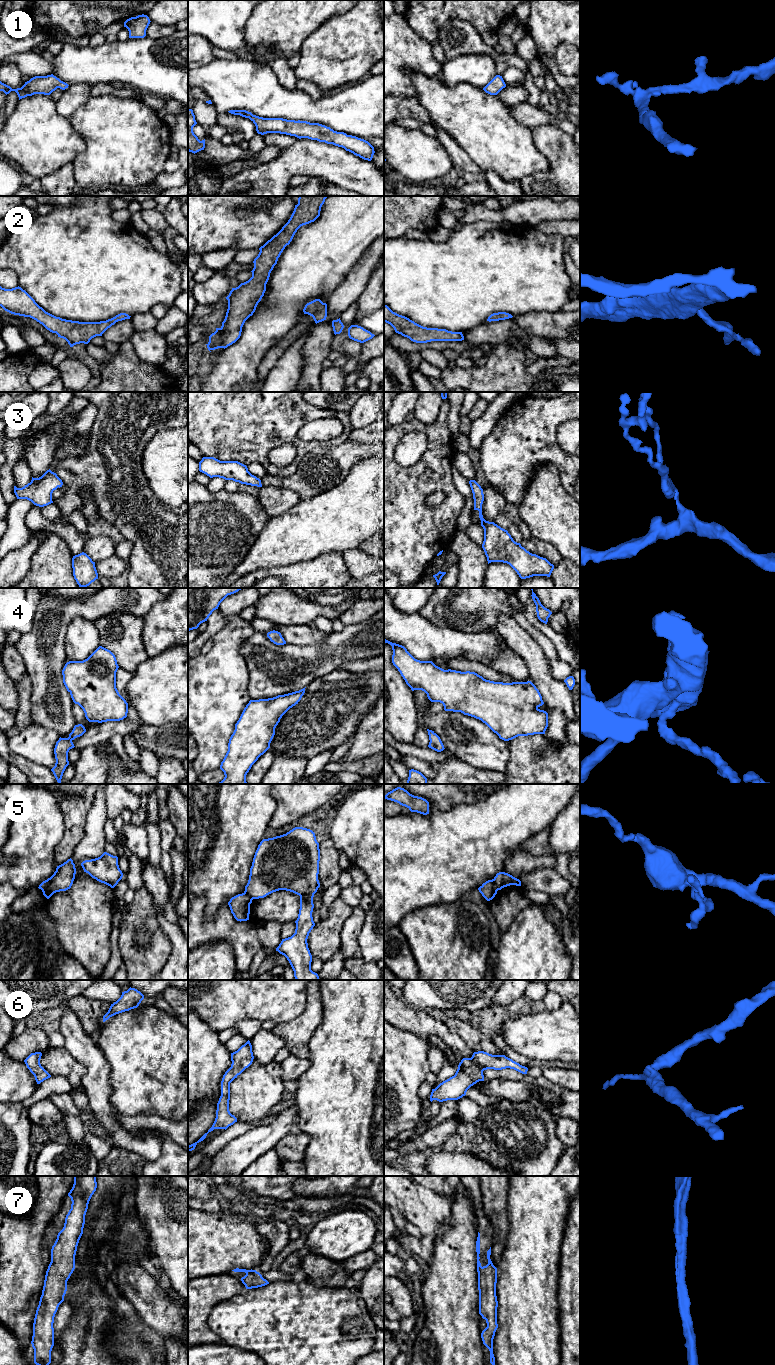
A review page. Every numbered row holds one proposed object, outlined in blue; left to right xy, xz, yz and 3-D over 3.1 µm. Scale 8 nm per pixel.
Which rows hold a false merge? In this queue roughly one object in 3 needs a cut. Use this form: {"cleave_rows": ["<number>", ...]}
{"cleave_rows": ["5"]}

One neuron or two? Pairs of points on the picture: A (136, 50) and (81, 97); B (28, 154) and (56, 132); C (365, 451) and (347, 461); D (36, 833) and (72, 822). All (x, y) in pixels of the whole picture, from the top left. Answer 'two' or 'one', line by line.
A: two
B: one
C: one
D: two

